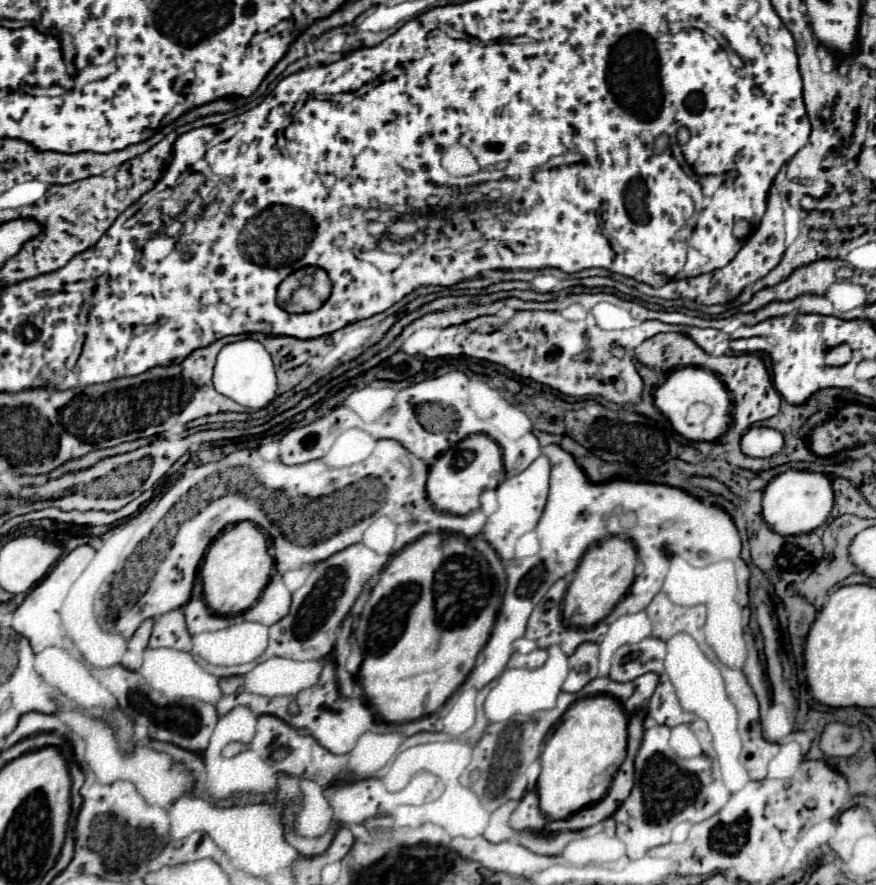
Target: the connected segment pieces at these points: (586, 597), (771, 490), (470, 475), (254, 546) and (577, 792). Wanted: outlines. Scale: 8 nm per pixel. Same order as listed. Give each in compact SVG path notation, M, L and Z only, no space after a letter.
M610 537L600 545L594 545L582 557L572 583L568 585L564 605L562 605L562 621L566 627L594 627L608 617L608 613L616 607L616 603L628 593L634 577L636 577L638 555L630 541L620 537Z
M788 469L786 473L774 477L762 497L762 517L772 531L778 535L804 535L826 523L834 505L832 483L822 473Z
M470 435L442 453L428 471L426 493L434 509L446 511L452 515L468 515L480 507L480 495L486 489L496 489L504 479L502 451L496 441L488 435Z
M242 521L224 529L224 533L210 545L202 563L202 589L206 605L216 615L226 617L240 615L242 611L250 609L268 585L272 565L274 561L268 555L266 539L254 523Z
M608 695L584 697L568 707L560 725L546 739L540 755L542 773L538 777L540 811L548 819L568 819L574 811L598 803L606 795L618 767L626 759L628 713Z

